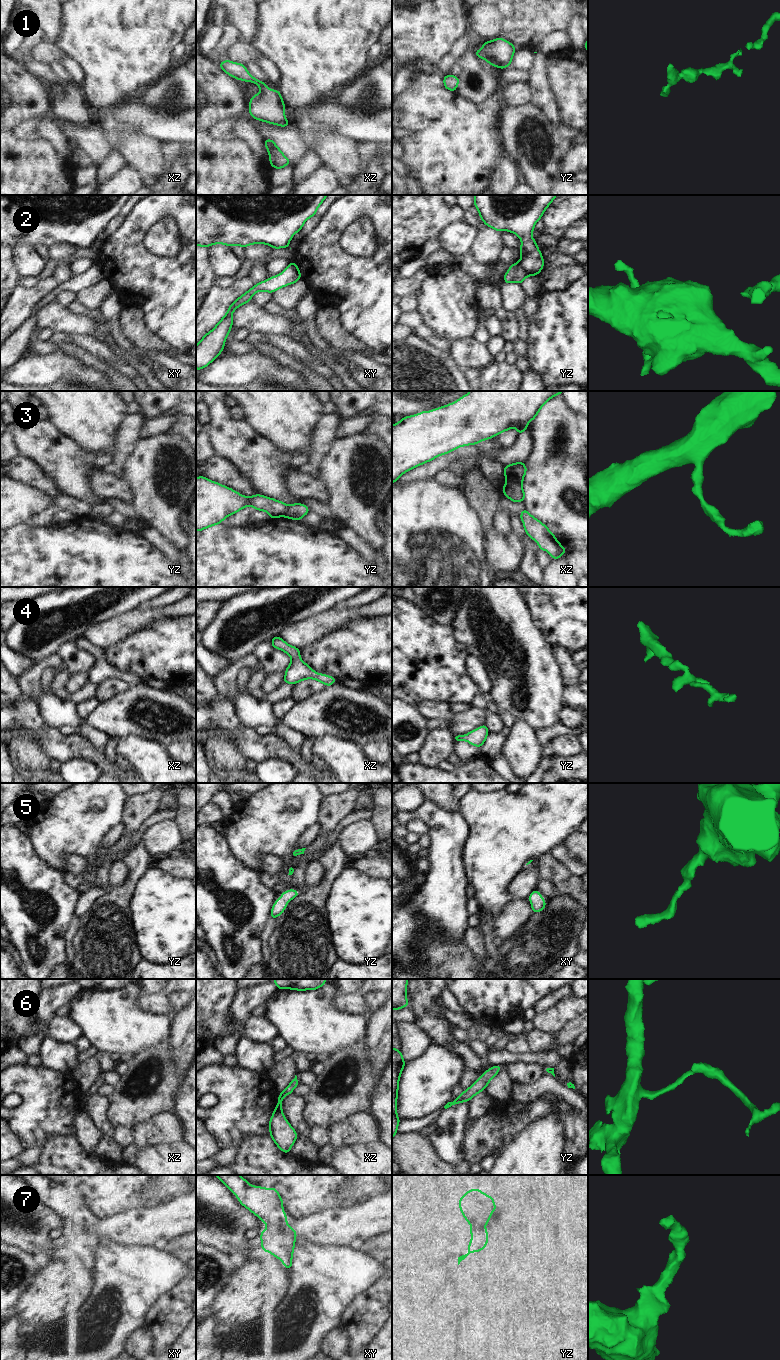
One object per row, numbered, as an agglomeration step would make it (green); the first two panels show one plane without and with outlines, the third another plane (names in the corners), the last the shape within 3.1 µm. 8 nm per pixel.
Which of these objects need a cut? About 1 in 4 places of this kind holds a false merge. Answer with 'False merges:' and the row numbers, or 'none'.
False merges: 2, 3

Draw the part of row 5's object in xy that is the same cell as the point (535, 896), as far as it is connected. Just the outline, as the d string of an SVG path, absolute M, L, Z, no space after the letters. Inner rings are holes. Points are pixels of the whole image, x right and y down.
M535 889L528 897L528 900L531 902L531 908L534 913L543 911L546 906L546 901L543 899L540 892Z

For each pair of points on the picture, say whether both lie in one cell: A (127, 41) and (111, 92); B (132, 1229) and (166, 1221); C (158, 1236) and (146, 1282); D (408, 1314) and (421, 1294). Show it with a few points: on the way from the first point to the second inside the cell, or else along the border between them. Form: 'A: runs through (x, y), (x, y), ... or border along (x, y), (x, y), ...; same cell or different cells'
A: runs through (122, 54), (117, 64), (117, 70), (111, 79); same cell
B: runs through (140, 1227), (158, 1225); same cell
C: border along (159, 1245), (131, 1246); different cells
D: border along (402, 1297), (429, 1306); different cells

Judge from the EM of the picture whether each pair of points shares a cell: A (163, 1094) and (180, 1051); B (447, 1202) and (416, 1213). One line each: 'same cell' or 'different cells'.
A: different cells
B: same cell

